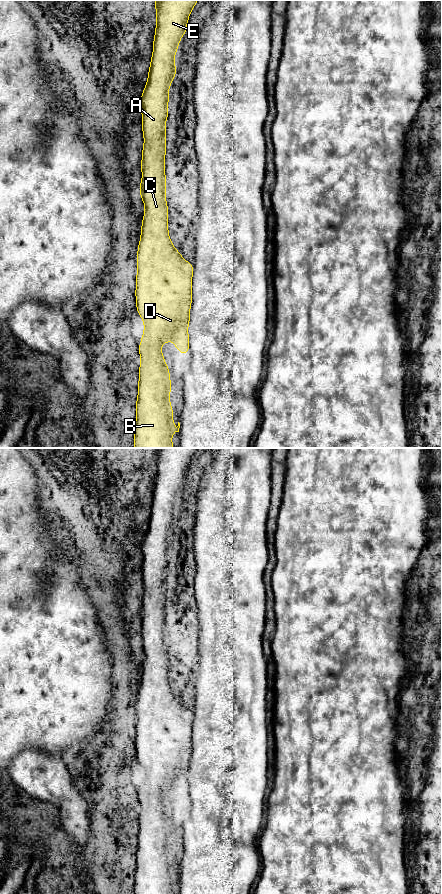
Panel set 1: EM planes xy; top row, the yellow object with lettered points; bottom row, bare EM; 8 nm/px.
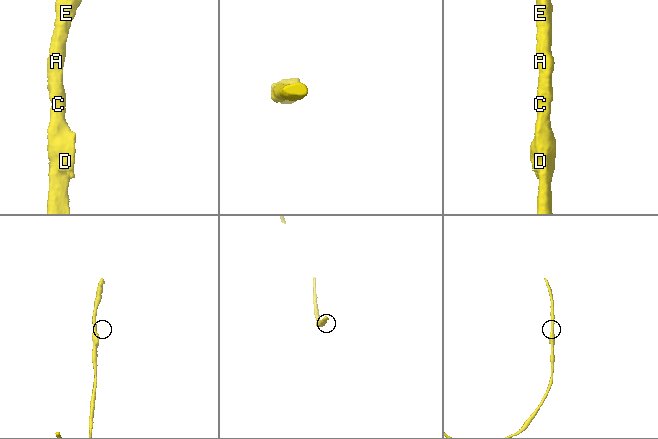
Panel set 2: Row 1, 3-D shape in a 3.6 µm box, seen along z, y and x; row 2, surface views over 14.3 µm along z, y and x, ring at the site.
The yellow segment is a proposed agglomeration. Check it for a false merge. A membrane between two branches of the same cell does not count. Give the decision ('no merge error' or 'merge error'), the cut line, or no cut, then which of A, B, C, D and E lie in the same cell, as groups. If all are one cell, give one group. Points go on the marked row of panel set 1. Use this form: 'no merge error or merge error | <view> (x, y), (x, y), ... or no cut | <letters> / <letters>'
no merge error | no cut | A B C D E

